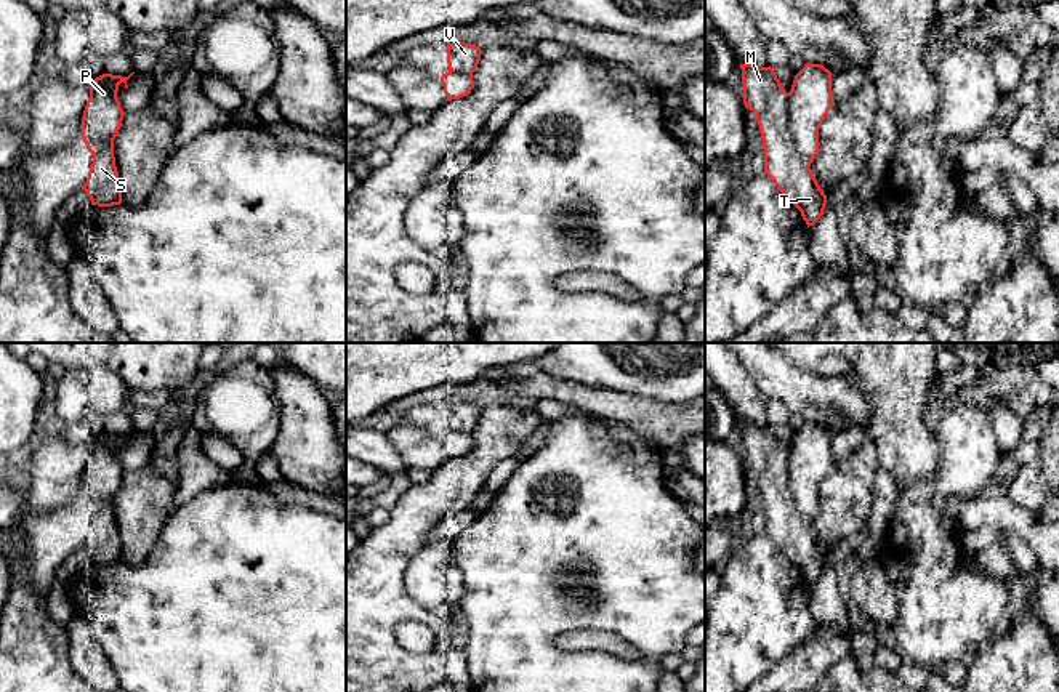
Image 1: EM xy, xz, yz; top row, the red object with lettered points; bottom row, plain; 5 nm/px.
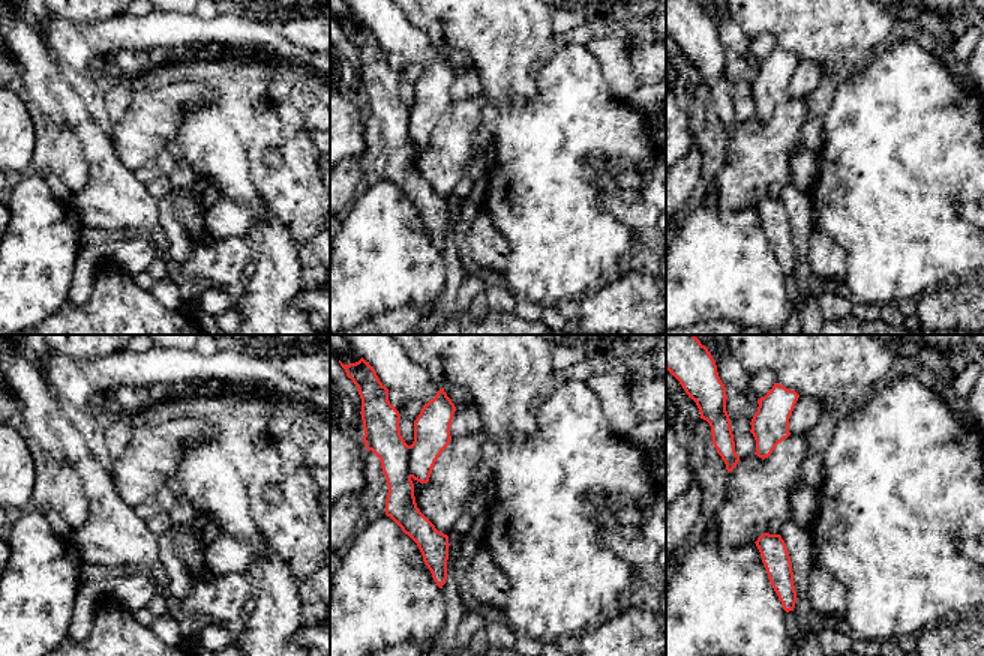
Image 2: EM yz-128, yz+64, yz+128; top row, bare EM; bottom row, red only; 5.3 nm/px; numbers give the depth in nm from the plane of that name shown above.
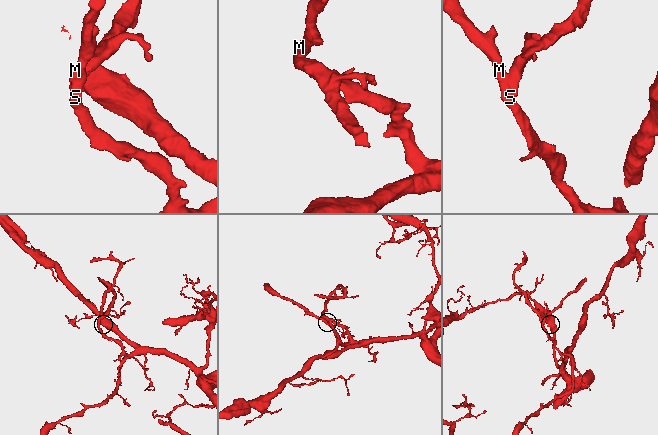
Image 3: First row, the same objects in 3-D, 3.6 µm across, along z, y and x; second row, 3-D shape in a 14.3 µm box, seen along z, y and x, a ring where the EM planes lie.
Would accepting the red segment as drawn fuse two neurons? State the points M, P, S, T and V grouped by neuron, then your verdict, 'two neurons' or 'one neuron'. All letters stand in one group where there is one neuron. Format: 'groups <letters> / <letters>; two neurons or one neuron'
groups M S T V / P; two neurons

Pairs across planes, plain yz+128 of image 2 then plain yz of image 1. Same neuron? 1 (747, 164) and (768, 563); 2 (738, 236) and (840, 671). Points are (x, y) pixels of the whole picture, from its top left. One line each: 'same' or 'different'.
1: different
2: different

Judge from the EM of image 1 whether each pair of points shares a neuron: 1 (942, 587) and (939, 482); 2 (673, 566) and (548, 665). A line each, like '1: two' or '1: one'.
1: one
2: one

